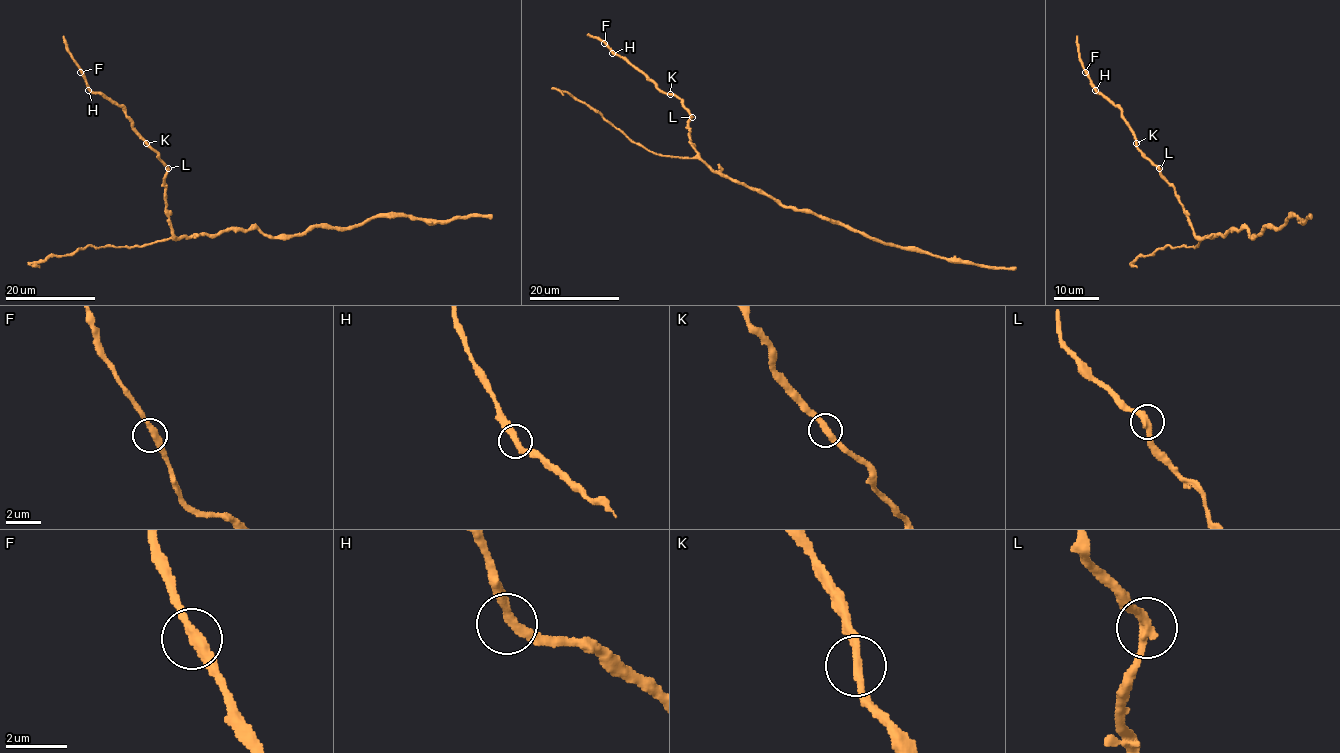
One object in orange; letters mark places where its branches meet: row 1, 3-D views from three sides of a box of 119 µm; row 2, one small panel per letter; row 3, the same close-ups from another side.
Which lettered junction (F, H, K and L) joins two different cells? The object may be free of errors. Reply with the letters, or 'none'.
none

